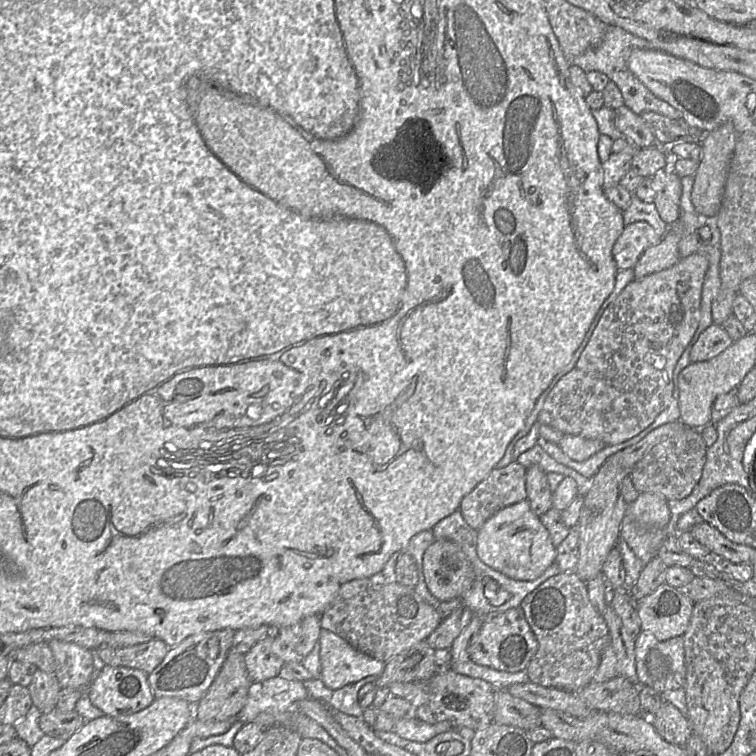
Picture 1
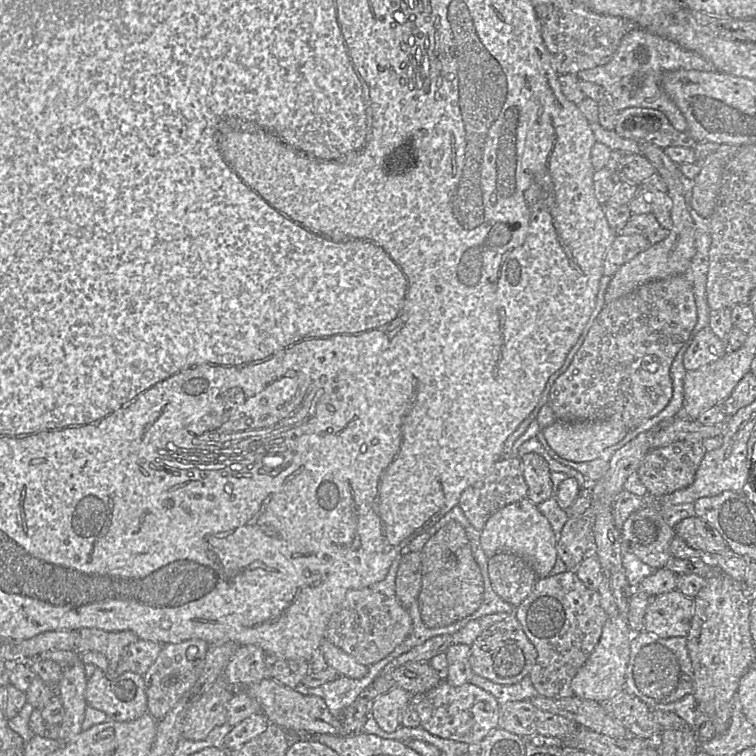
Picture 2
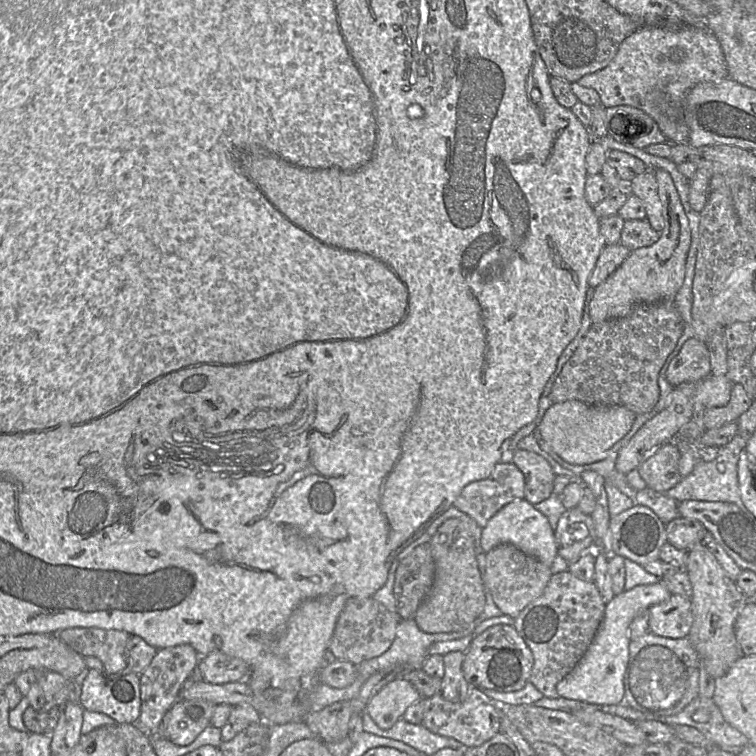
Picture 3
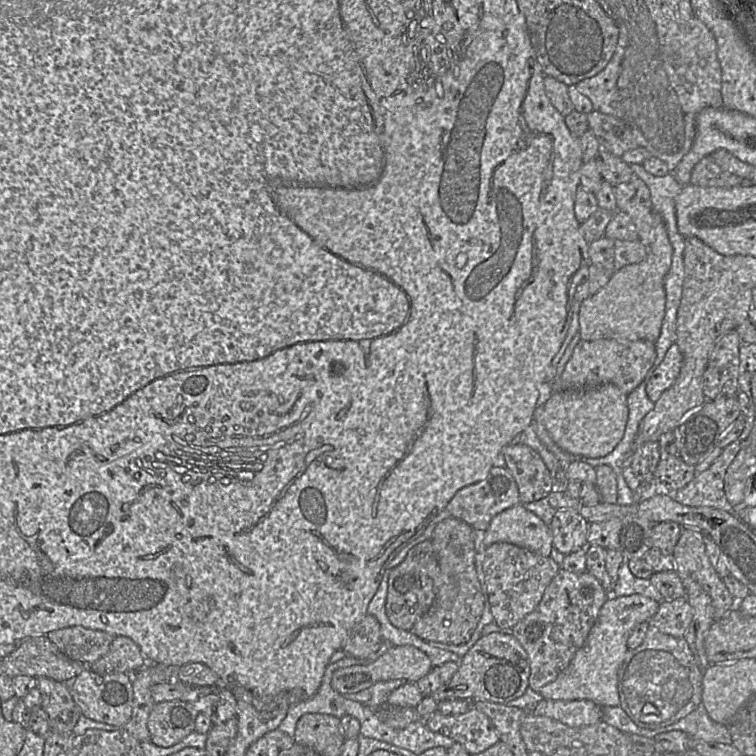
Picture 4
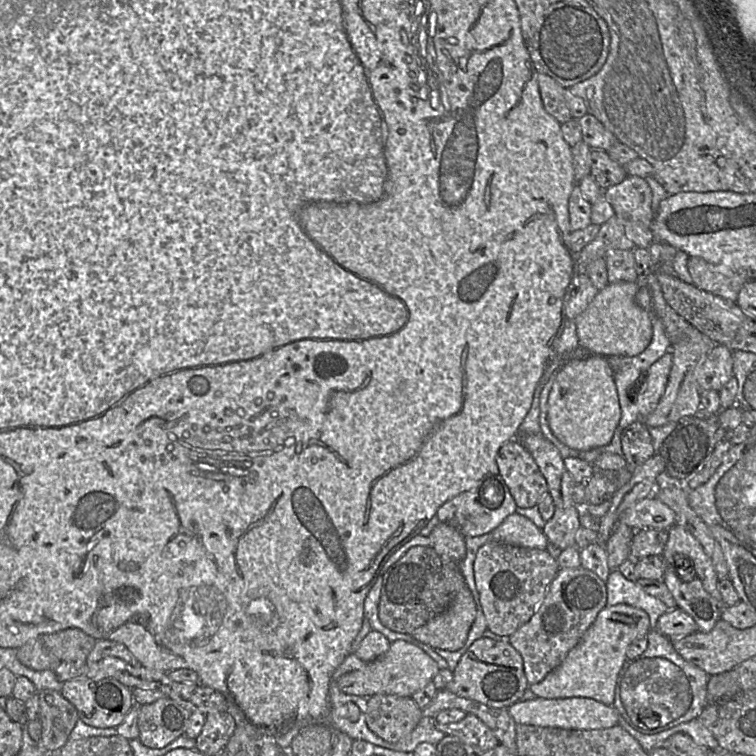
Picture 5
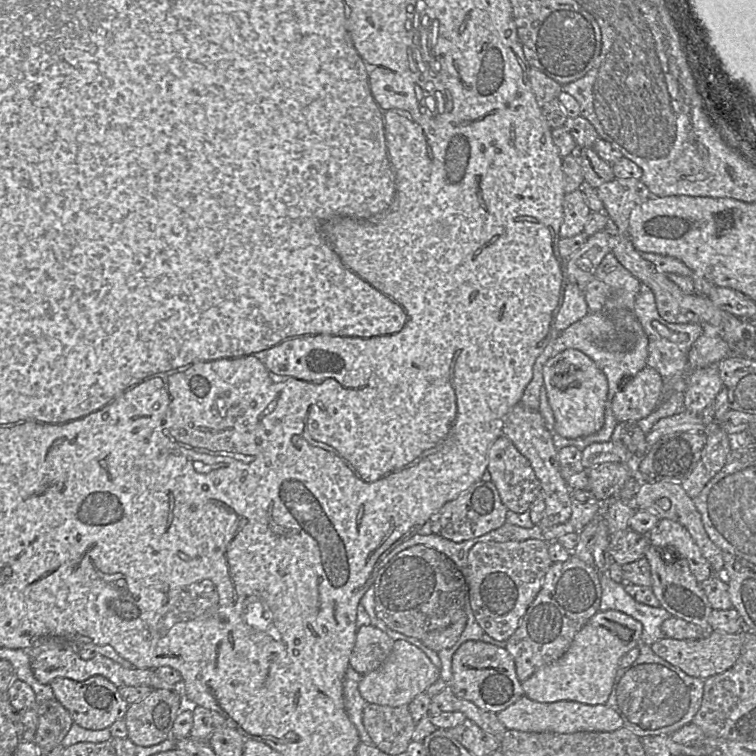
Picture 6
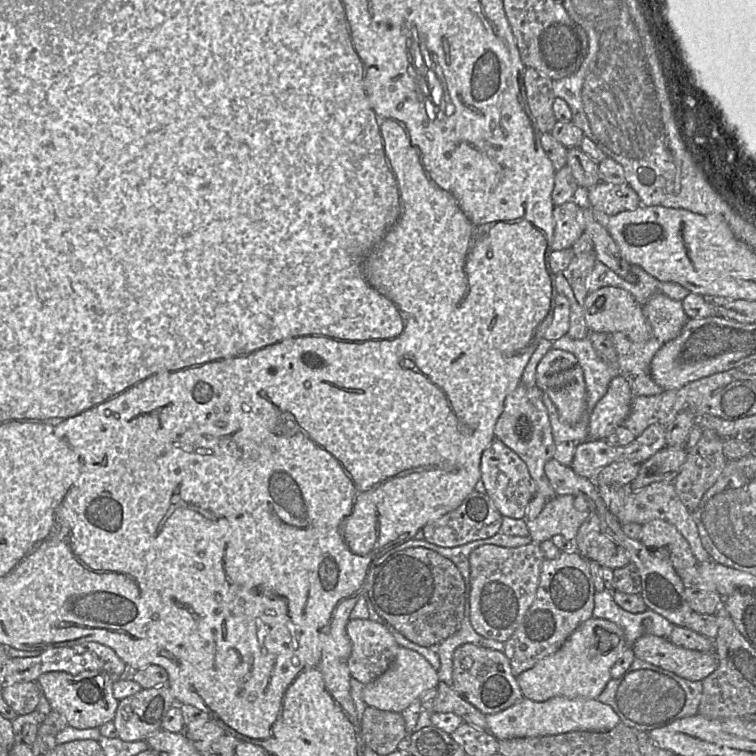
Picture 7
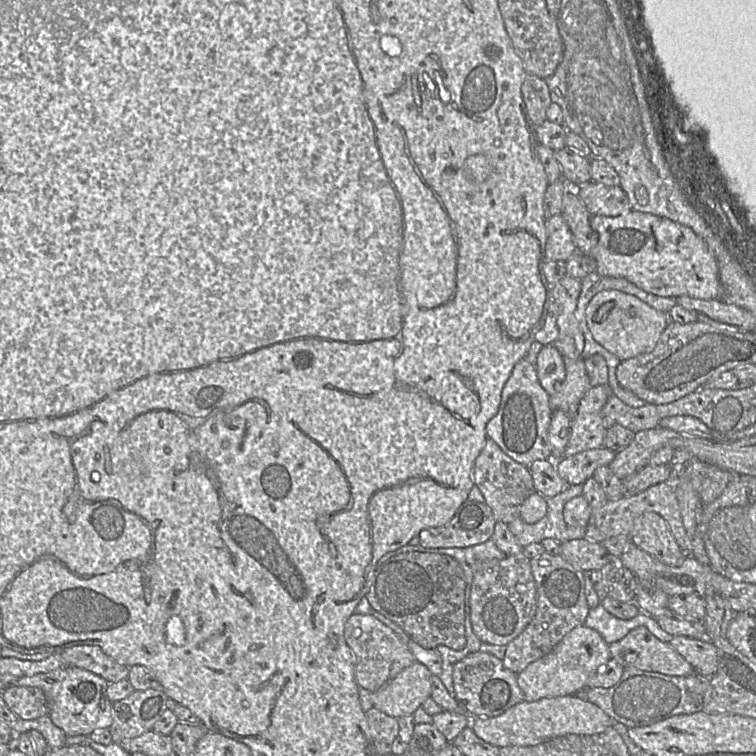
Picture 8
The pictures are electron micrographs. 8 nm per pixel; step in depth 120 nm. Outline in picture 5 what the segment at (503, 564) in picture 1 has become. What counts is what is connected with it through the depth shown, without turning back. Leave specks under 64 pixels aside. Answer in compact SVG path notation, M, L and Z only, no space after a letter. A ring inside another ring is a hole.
M513 513L492 532L493 540L514 546L546 550L548 539L531 520Z

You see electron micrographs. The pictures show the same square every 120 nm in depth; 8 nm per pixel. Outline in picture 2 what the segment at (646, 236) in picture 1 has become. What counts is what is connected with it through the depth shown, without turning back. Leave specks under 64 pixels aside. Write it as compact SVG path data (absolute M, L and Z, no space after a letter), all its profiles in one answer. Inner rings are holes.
M641 234L616 235L605 255L603 275L612 277L624 264L631 261L650 245L647 238Z

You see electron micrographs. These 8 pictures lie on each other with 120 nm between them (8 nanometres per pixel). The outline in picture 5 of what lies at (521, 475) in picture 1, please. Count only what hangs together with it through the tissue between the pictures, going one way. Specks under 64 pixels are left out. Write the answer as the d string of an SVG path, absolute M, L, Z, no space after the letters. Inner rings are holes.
M488 473L473 488L441 505L436 516L441 523L459 530L464 537L475 537L491 533L506 517L513 514L517 507L502 477Z

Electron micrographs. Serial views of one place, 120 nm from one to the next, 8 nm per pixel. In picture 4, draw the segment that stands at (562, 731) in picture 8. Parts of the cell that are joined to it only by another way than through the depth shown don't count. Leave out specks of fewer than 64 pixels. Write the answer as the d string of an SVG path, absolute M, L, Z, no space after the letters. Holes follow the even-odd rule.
M542 699L525 712L545 716L569 727L585 727L602 721L602 707L591 700L546 700Z

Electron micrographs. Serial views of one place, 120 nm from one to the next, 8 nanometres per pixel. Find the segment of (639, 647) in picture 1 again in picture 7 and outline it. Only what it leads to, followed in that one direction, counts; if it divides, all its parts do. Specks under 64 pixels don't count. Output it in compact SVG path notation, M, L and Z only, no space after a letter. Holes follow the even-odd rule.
M635 658L619 678L611 679L597 700L607 704L619 716L621 723L638 732L649 732L675 720L698 714L703 692L702 681L690 681L673 672Z

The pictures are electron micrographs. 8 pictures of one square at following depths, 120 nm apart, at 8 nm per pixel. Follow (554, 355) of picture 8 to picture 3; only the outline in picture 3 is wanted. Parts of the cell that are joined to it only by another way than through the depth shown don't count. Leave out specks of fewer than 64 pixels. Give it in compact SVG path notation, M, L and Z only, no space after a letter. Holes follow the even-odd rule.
M568 400L553 403L538 422L534 434L544 439L566 462L574 465L591 464L606 458L613 445L630 431L635 418L636 414L624 406L598 406L579 400Z

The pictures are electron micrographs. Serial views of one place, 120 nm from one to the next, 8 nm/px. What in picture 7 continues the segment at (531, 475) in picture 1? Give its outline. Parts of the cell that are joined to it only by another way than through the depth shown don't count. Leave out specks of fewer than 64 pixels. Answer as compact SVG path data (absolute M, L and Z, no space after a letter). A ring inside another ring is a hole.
M494 438L482 454L480 472L485 492L501 515L513 519L526 519L527 506L536 494L536 484L526 463L502 441Z

